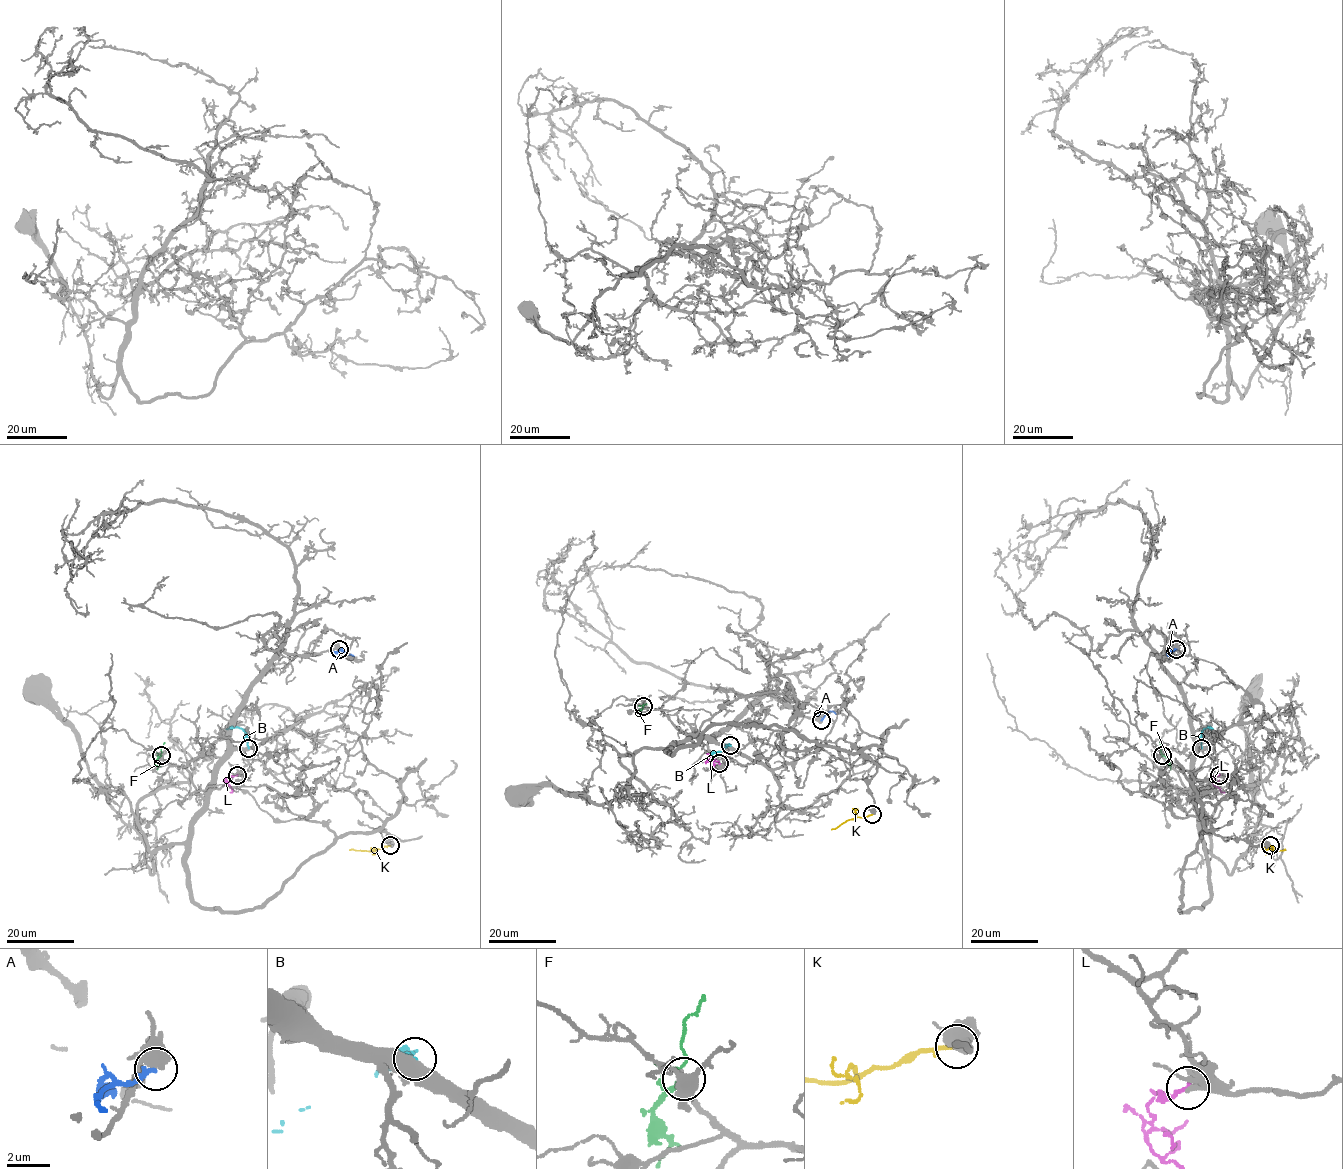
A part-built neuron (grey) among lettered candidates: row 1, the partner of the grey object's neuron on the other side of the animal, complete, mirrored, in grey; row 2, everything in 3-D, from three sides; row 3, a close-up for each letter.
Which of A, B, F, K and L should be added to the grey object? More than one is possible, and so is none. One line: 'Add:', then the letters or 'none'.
Add: none

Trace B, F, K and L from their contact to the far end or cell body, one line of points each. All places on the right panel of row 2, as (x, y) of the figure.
B: (1202, 747), (1202, 731), (1208, 727), (1213, 729)
F: (1162, 755), (1169, 761), (1170, 769)
K: (1270, 846), (1274, 851), (1286, 850)
L: (1219, 774), (1213, 778), (1213, 782), (1225, 792)

